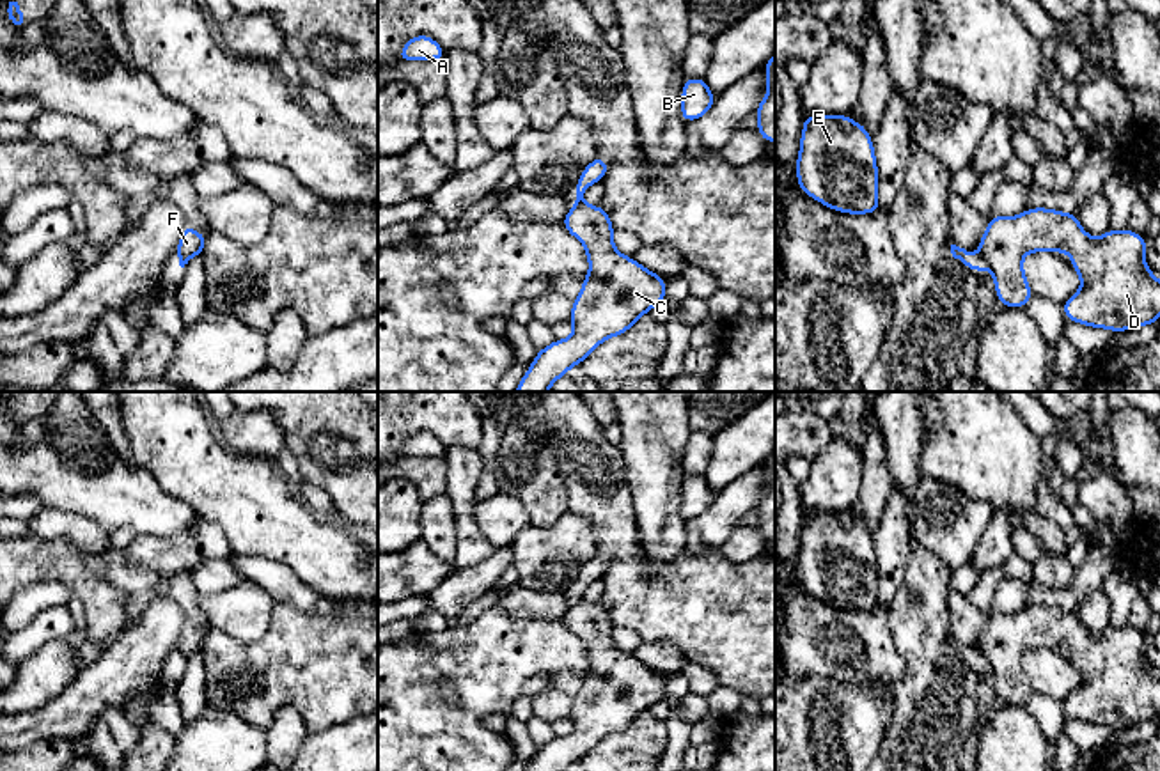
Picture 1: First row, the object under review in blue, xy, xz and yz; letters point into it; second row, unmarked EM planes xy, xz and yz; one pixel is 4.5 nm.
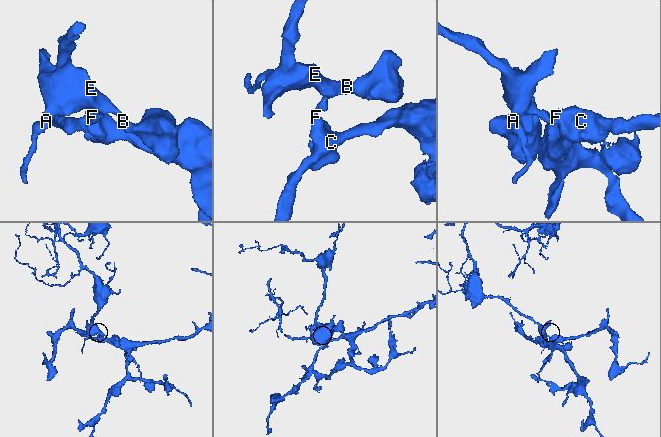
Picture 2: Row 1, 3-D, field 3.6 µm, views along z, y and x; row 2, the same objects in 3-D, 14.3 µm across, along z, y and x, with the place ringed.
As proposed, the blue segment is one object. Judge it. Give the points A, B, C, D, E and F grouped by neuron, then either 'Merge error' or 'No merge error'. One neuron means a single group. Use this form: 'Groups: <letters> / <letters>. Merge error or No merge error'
Groups: A B E / C D F. Merge error

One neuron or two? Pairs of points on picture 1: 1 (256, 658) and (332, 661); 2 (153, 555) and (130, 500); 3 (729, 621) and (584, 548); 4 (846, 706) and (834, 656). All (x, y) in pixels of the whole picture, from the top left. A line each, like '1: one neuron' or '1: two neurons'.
1: one neuron
2: two neurons
3: two neurons
4: two neurons

